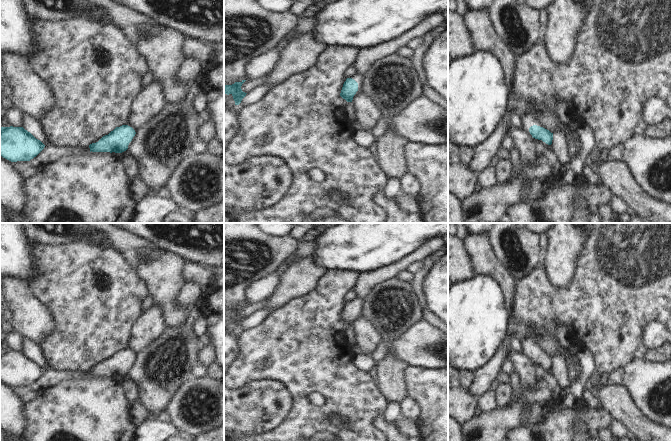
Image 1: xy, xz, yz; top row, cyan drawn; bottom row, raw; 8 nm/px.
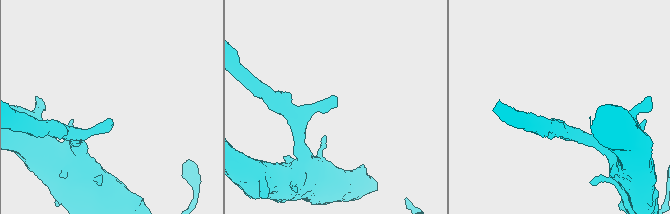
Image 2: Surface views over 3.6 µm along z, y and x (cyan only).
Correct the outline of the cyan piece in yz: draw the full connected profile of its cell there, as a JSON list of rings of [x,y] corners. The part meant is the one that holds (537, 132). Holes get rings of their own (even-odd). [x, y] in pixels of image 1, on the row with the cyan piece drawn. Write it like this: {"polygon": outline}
{"polygon": [[[523,114],[521,115],[521,119],[524,127],[529,129],[533,138],[542,140],[548,145],[552,144],[553,133],[543,127],[537,126],[530,115]]]}

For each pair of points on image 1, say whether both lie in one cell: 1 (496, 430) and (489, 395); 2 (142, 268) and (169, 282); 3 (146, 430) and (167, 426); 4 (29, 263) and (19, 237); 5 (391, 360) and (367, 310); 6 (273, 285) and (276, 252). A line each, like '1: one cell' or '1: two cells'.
1: two cells
2: one cell
3: one cell
4: one cell
5: one cell
6: two cells

